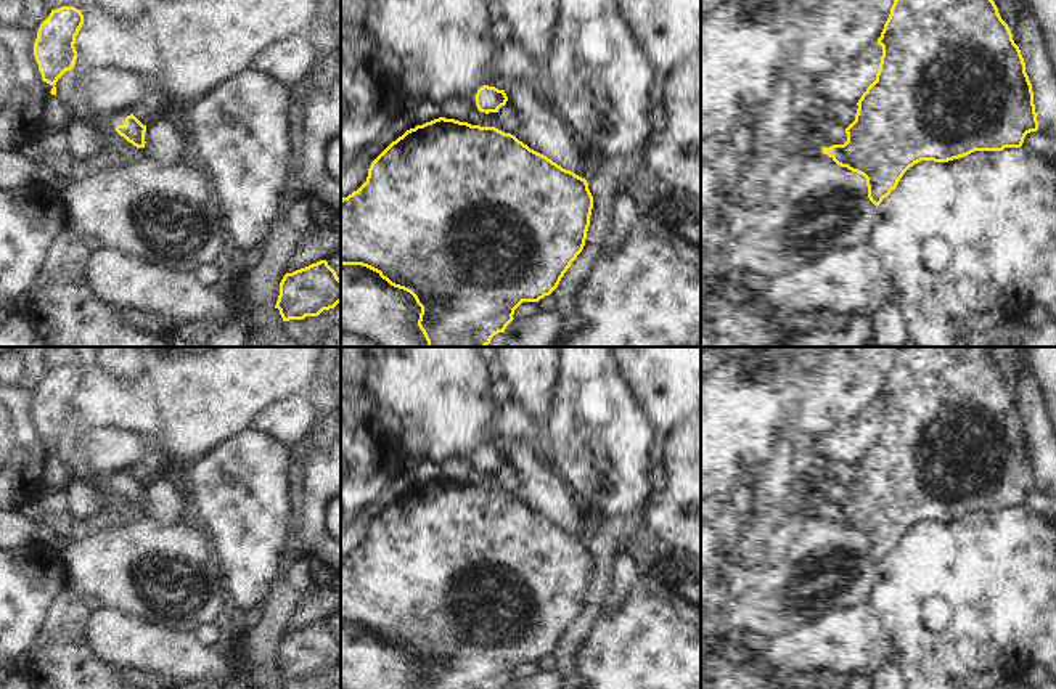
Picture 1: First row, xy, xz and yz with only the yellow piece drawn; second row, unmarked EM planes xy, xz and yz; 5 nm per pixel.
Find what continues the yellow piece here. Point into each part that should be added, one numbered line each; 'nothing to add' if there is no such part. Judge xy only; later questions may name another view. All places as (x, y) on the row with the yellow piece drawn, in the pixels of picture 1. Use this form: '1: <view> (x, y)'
nothing to add

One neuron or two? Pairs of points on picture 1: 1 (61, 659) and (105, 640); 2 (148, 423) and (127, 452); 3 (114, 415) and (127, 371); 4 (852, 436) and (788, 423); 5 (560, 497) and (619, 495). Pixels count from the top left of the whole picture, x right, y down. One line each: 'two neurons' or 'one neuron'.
1: two neurons
2: two neurons
3: two neurons
4: two neurons
5: two neurons

